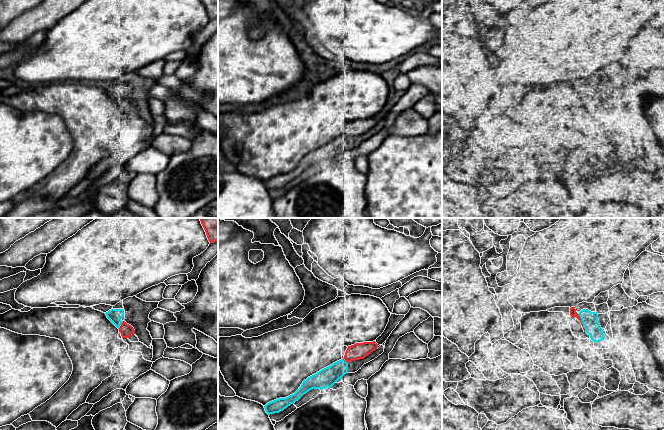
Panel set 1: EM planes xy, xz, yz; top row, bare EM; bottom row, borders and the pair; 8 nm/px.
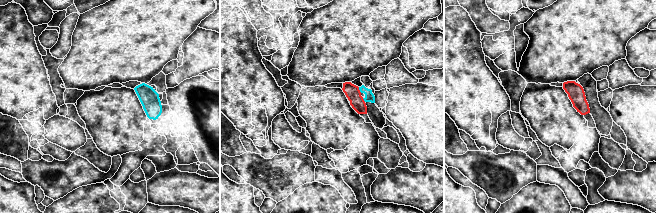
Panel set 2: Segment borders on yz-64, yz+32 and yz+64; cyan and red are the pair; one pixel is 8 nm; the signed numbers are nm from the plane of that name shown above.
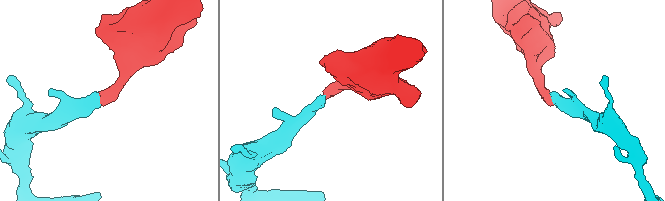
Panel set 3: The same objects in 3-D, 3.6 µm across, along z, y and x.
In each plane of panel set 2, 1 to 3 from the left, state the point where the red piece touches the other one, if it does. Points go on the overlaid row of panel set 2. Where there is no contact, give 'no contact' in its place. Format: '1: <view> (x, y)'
1: no contact
2: yz+32 (359, 89)
3: no contact

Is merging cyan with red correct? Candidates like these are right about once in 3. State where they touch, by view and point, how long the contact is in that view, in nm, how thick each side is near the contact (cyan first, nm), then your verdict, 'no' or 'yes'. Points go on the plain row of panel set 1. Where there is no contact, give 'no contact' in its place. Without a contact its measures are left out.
yz (582, 99) | 160 nm | 130/60 nm | yes

